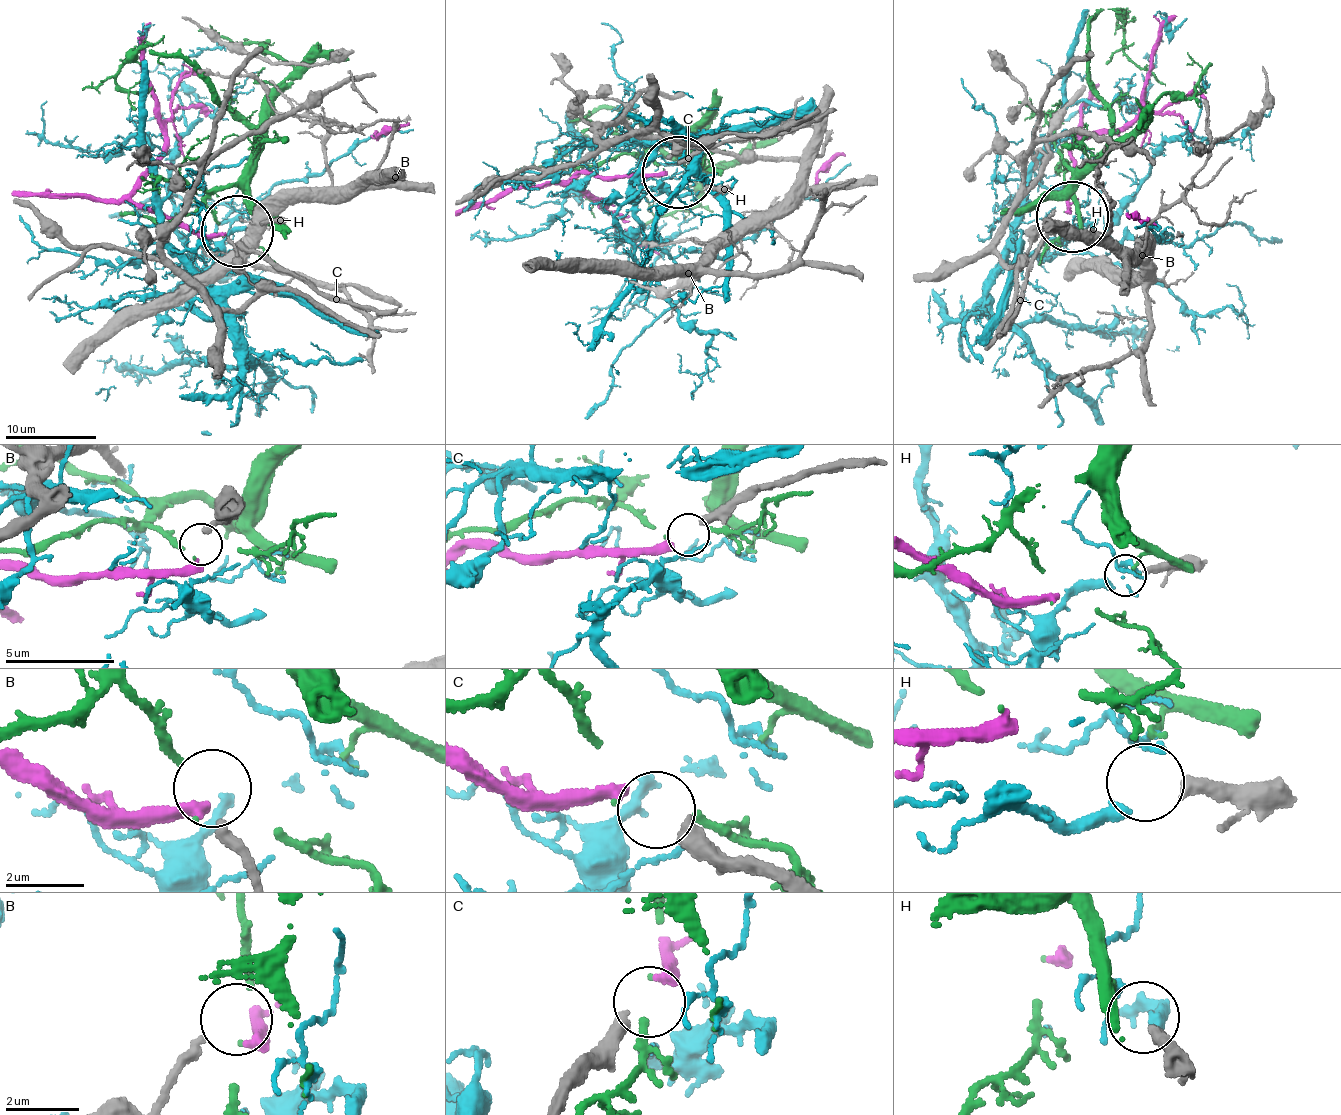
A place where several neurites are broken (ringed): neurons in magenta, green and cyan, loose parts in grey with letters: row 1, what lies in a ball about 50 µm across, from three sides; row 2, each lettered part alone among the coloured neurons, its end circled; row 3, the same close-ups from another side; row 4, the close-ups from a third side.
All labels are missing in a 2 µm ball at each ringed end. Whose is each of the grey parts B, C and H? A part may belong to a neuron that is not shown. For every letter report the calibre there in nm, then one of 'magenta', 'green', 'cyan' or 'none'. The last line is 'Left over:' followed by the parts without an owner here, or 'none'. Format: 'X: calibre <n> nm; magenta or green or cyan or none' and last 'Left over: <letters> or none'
B: calibre 280 nm; none
C: calibre 440 nm; magenta
H: calibre 320 nm; cyan
Left over: B

